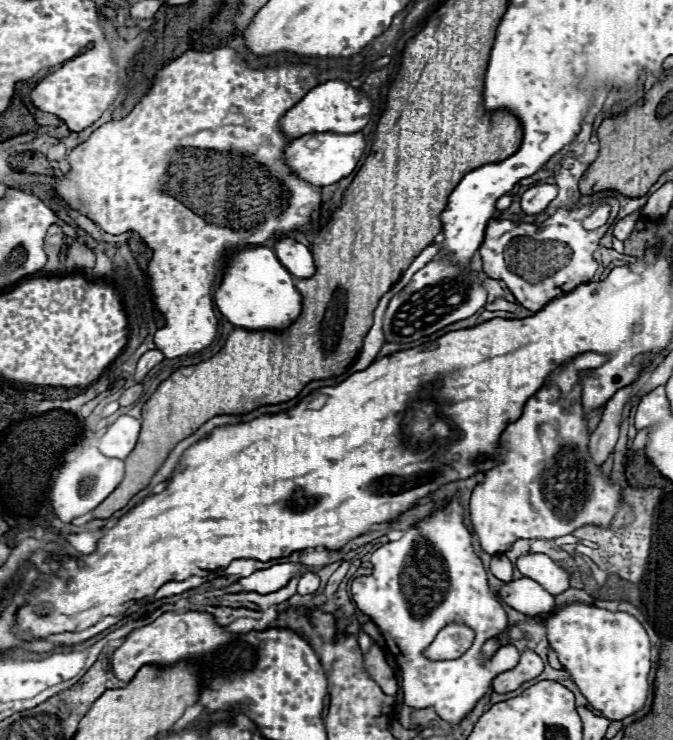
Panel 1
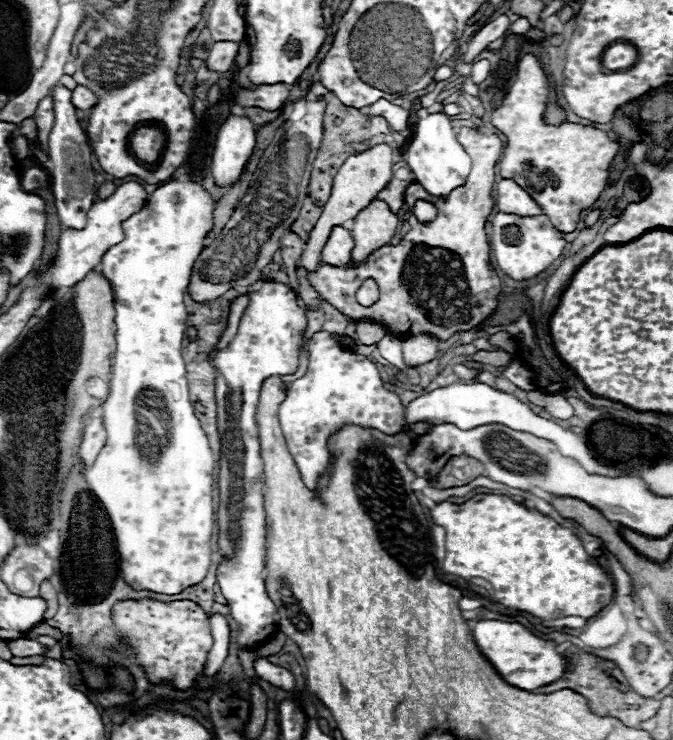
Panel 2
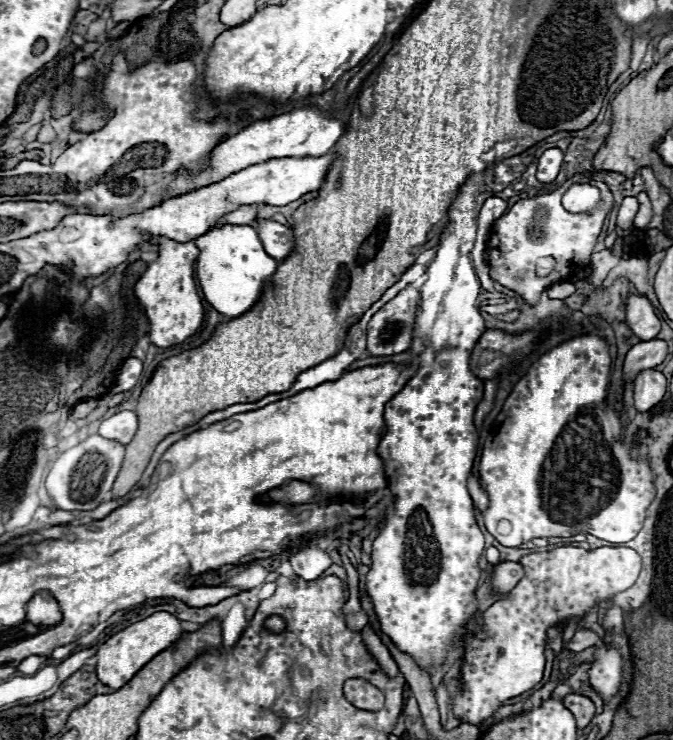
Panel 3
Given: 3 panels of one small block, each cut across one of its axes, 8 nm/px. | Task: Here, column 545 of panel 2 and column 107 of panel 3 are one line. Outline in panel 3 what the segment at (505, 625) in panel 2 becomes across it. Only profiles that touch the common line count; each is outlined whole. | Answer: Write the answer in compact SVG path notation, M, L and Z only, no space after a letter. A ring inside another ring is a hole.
M156 612L156 614L148 616L146 620L130 624L128 628L110 636L98 648L98 652L96 652L96 658L98 658L96 676L98 676L98 680L102 684L114 688L114 690L122 688L138 672L138 668L142 668L146 662L150 662L158 652L172 646L182 636L182 632L184 632L184 628L180 626L180 620L168 612Z

